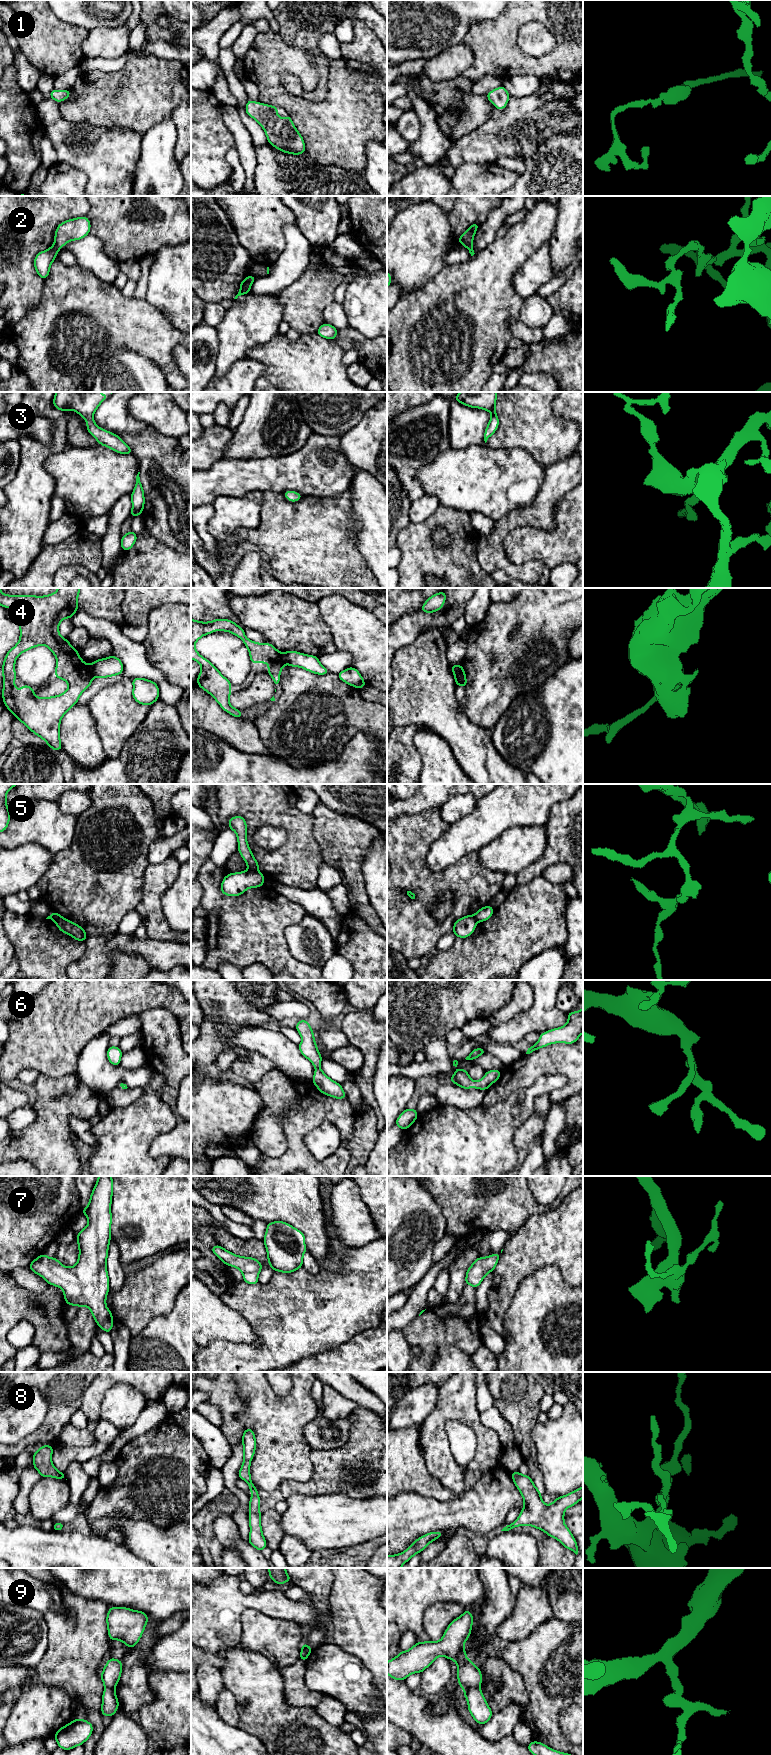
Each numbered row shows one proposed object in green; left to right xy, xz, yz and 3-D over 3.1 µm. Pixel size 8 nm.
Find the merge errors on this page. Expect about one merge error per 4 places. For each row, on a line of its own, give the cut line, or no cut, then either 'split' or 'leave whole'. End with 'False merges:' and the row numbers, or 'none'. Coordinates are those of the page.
1: cut none; leave whole
2: cut xy (54, 244), (58, 249); split
3: cut none; leave whole
4: cut xy (88, 665), (88, 669), (93, 676); split
5: cut xy (62, 917), (57, 917), (53, 920); split
6: cut none; leave whole
7: cut none; leave whole
8: cut none; leave whole
9: cut yz (478, 1686), (464, 1690); split
False merges: 2, 4, 5, 9

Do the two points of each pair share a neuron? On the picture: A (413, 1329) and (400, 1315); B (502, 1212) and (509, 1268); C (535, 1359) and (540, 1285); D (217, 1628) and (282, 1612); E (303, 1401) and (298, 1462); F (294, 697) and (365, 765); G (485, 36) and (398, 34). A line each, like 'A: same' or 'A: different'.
A: different
B: different
C: same
D: same
E: same
F: different
G: different

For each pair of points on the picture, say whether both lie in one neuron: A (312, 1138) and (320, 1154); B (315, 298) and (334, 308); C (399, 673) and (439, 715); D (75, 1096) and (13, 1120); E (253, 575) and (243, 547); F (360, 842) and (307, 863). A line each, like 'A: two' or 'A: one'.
A: one
B: two
C: one
D: two
E: two
F: two

